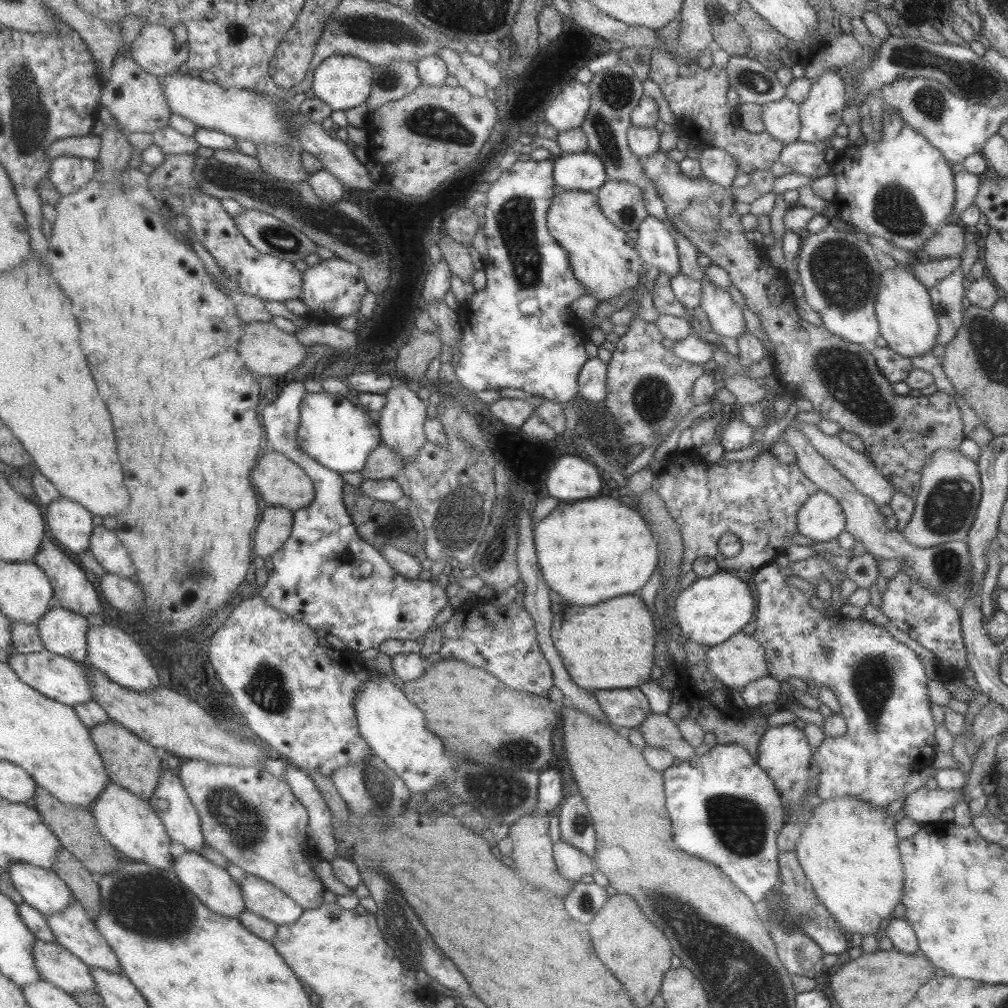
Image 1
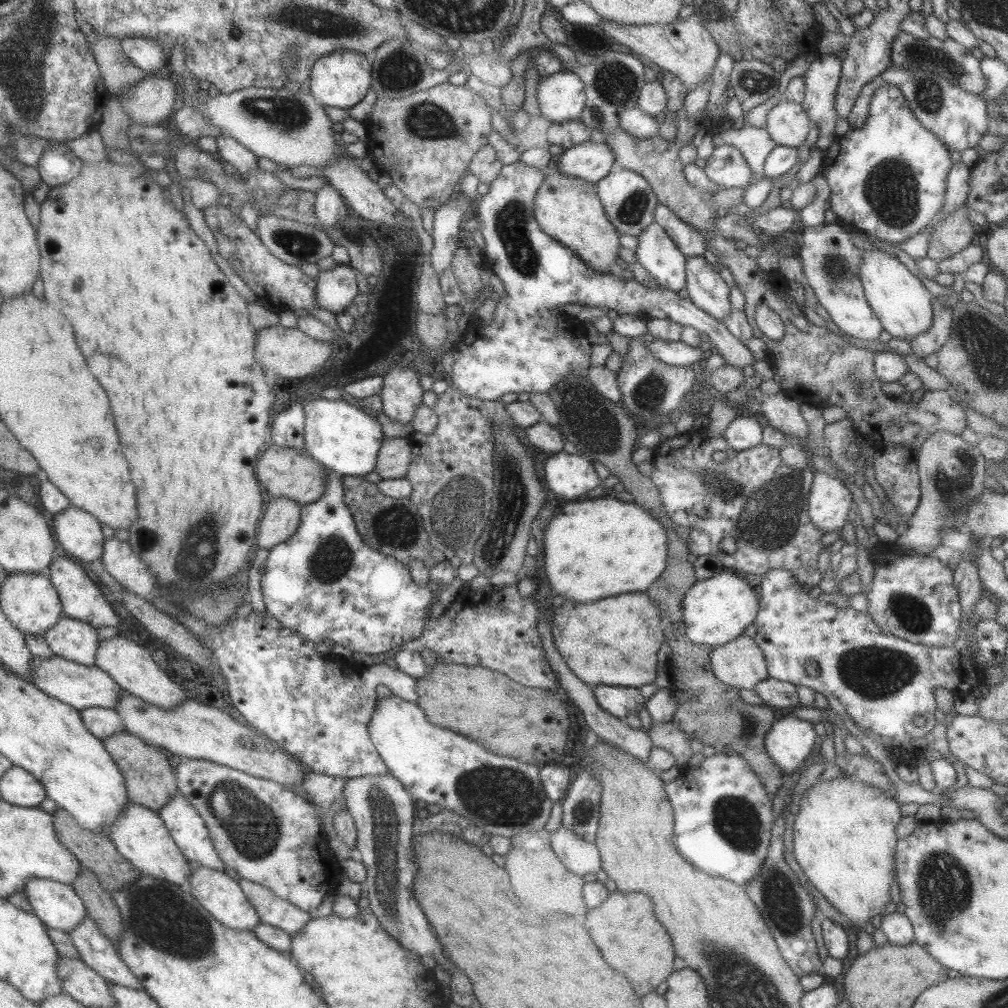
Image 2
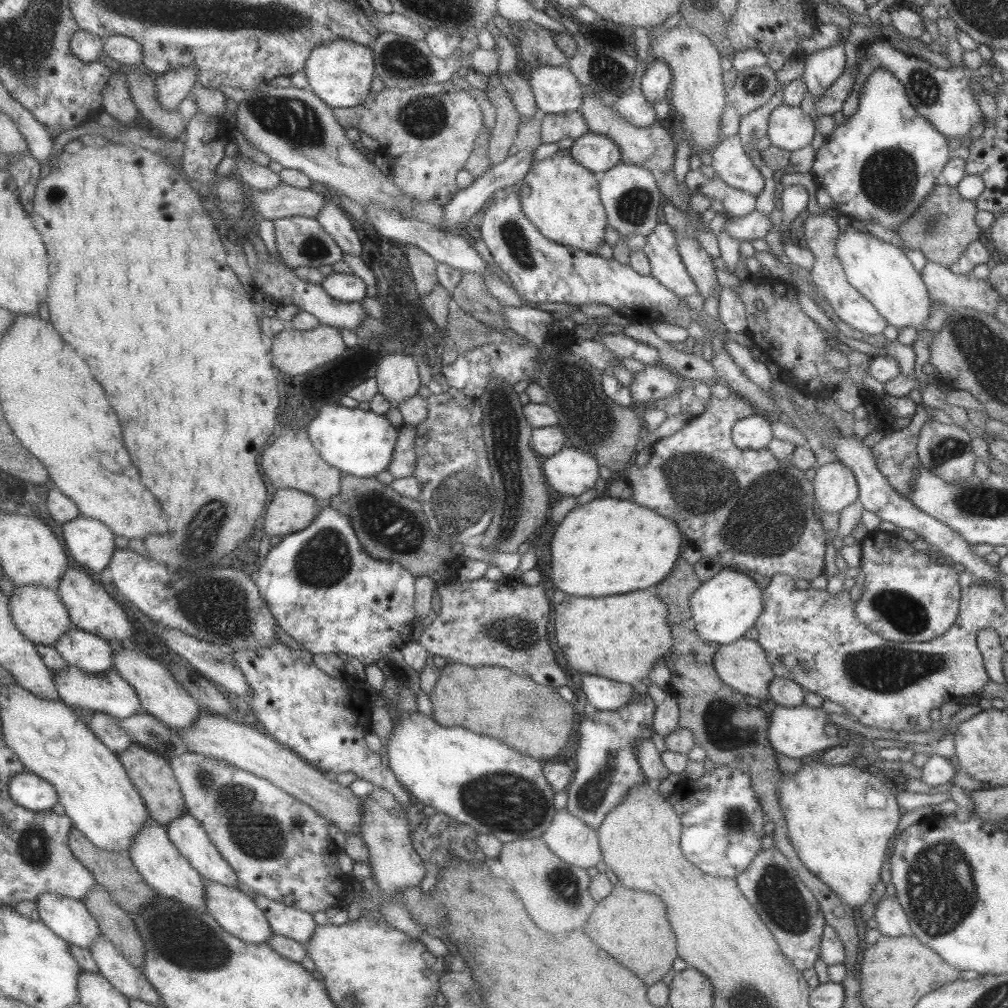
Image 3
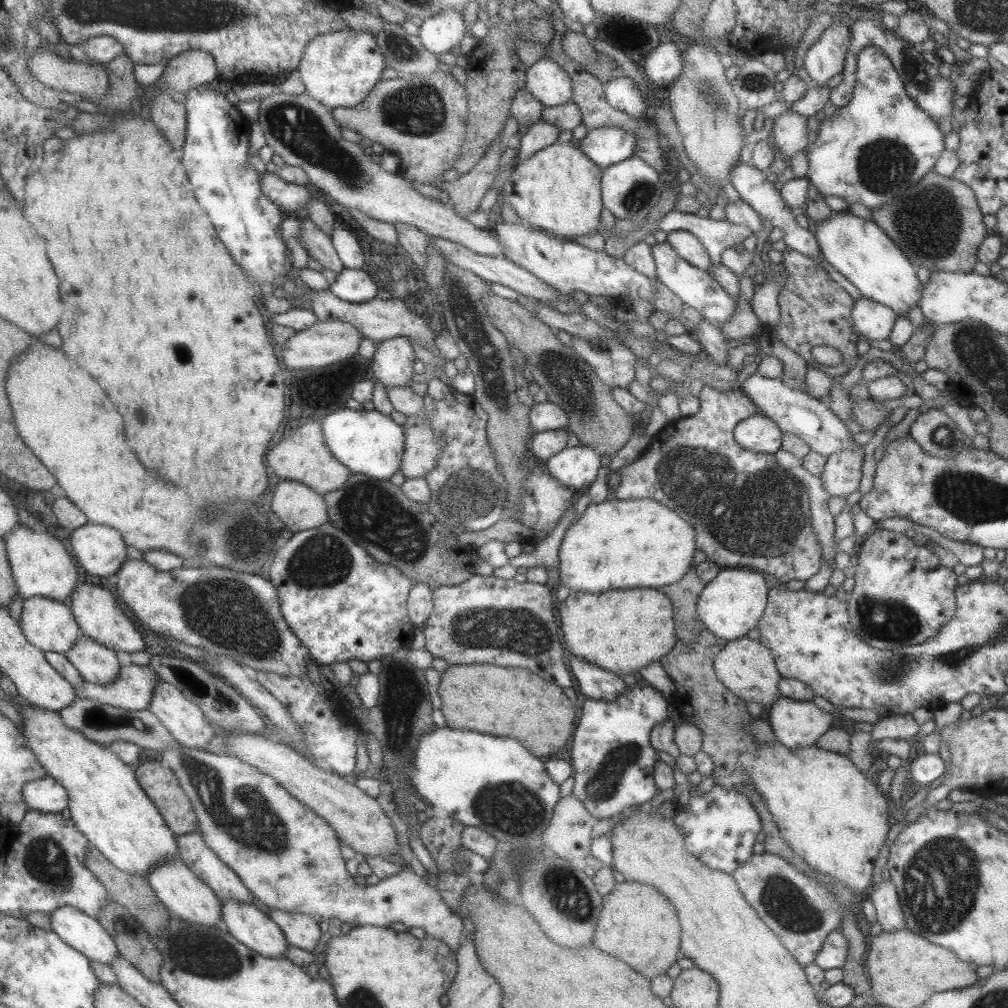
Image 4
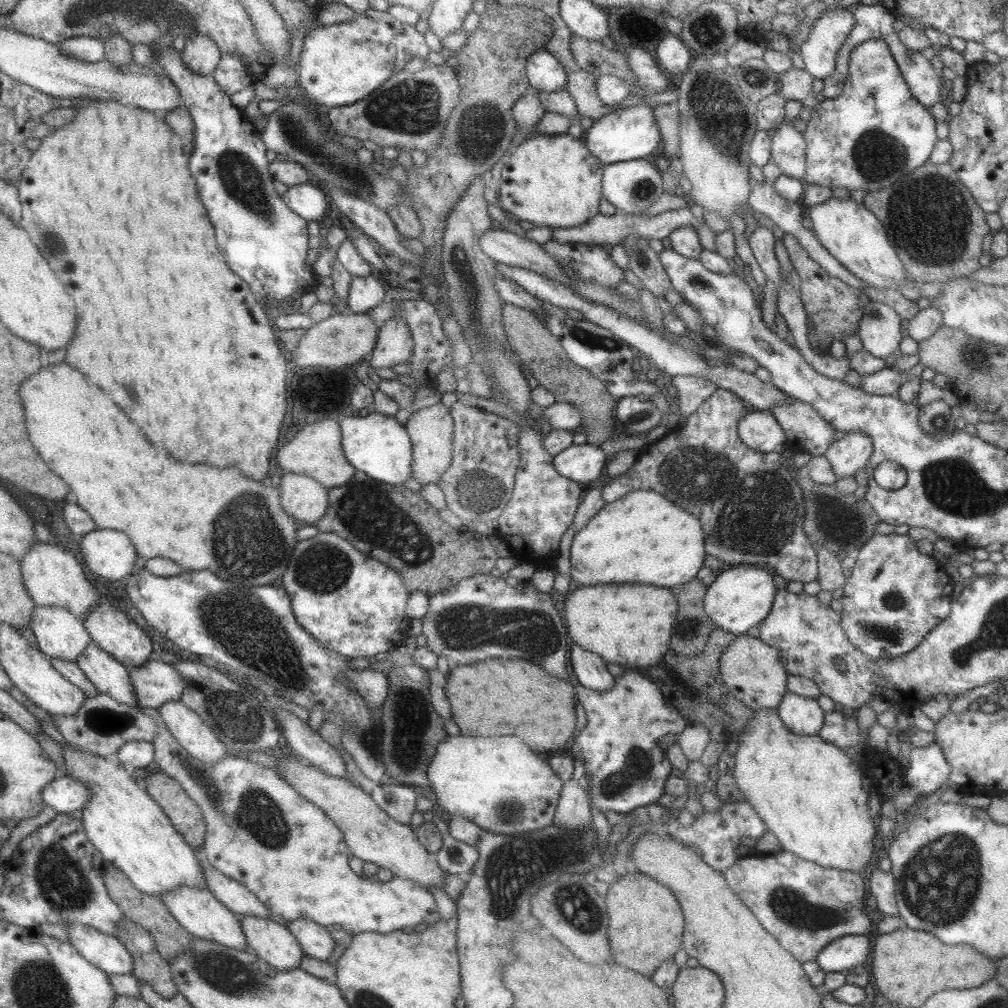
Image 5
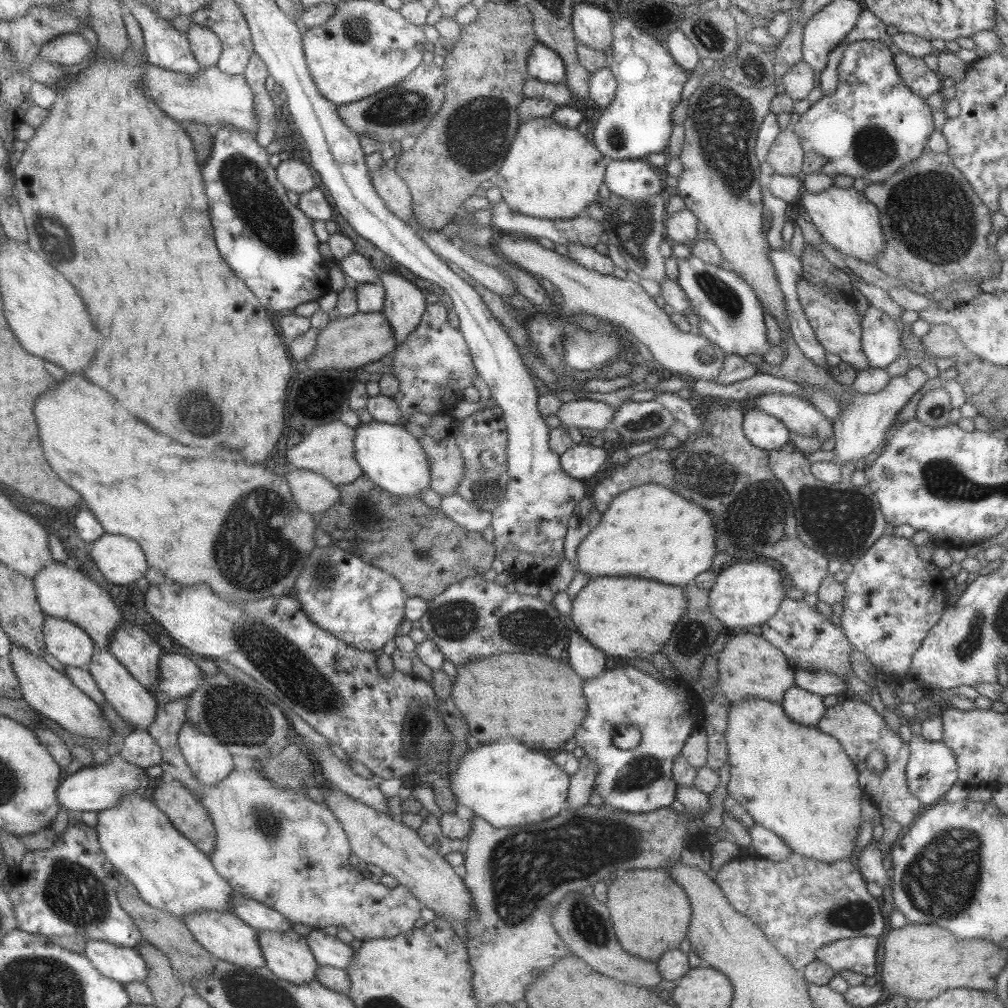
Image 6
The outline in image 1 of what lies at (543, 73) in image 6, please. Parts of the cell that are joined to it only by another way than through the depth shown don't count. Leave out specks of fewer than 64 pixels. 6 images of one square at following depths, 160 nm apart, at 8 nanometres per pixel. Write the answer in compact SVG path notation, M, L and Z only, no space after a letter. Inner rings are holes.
M573 79L551 99L545 108L544 122L557 133L579 128L589 105L589 87Z

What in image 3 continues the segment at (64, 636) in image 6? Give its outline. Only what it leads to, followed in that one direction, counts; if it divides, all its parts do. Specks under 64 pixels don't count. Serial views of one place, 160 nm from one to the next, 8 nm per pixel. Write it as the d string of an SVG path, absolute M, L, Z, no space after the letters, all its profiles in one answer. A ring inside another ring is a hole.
M14 585L11 594L8 596L8 606L15 629L19 630L24 638L35 644L55 646L55 642L67 633L67 630L75 628L55 589L45 588L44 586Z

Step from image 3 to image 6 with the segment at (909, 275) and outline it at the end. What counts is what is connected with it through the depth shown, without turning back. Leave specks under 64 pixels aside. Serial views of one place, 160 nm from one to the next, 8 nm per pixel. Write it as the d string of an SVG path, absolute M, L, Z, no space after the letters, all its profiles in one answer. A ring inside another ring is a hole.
M833 185L817 194L802 192L799 200L805 213L811 218L811 223L833 250L871 265L875 256L884 249L884 236L879 220L881 212L877 212L877 208L861 192L852 187L843 189Z

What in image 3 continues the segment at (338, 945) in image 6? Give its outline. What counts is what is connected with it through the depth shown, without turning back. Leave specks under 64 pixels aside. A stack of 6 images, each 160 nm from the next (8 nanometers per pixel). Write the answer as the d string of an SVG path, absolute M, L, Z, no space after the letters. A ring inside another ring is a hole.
M253 893L252 901L263 911L273 933L296 940L301 944L311 938L316 925L312 914L272 901L259 893Z

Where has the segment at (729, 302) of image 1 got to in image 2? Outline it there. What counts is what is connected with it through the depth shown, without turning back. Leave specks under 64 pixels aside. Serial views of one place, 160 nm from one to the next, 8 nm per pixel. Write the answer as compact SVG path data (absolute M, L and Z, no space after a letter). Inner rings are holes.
M691 256L685 260L686 283L689 300L715 318L723 321L730 312L729 305L730 288L713 271L712 264L705 262L702 256Z

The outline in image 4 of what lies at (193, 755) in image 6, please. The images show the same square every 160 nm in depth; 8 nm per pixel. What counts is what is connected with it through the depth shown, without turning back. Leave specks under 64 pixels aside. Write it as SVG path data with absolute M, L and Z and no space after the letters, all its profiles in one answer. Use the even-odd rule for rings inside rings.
M159 679L159 682L155 684L155 689L151 691L151 700L146 709L150 710L160 720L160 723L168 730L173 740L181 747L191 751L200 750L215 738L216 727L205 718L202 710L196 704L185 698L169 682L163 682Z

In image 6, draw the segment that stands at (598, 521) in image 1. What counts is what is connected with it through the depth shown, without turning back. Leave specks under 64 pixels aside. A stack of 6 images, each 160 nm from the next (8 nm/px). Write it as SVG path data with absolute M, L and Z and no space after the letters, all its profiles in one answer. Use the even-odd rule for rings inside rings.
M647 483L615 495L599 522L585 535L576 548L576 570L587 576L633 576L647 578L665 585L678 586L693 583L695 576L707 571L713 555L713 522L703 508L679 498L665 486Z

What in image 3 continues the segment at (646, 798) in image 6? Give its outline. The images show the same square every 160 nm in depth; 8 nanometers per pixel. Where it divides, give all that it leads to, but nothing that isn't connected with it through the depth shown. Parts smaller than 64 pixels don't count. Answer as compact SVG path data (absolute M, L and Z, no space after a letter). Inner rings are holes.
M641 696L639 701L630 701L614 711L597 710L592 719L582 717L575 772L565 789L565 809L589 828L596 830L604 816L621 802L628 788L646 780L636 759L635 746L639 740L651 738L654 710L651 698Z

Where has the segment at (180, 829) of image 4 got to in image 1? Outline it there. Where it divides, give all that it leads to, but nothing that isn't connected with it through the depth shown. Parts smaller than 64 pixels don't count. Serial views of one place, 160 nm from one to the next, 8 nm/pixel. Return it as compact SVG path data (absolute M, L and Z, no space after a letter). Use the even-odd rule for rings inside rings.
M111 719L95 723L95 726L89 729L89 734L110 780L147 801L157 786L160 770L164 764L164 759L159 759L155 755L155 748L136 738L132 732Z

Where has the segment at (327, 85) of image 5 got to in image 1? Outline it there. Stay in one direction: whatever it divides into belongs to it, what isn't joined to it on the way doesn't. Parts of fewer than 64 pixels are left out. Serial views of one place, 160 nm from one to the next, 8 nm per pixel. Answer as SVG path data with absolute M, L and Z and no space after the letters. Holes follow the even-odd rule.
M331 55L324 58L314 70L312 90L314 96L329 105L331 110L347 110L359 106L369 96L372 87L373 66L357 57Z

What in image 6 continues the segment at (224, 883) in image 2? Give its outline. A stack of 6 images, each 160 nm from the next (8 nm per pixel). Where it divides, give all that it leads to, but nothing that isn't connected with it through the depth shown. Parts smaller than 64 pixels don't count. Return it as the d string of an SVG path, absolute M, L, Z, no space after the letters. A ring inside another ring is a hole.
M291 929L285 932L257 931L257 942L267 967L277 978L292 982L294 985L305 984L314 979L315 969L319 966L313 958L306 937Z

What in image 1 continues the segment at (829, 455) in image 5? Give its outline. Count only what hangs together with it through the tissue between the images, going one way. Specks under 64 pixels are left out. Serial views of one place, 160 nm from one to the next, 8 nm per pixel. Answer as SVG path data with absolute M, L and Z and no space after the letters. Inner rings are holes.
M818 490L801 505L796 514L798 533L810 538L813 543L835 541L837 535L844 531L844 514L840 504L826 492Z

